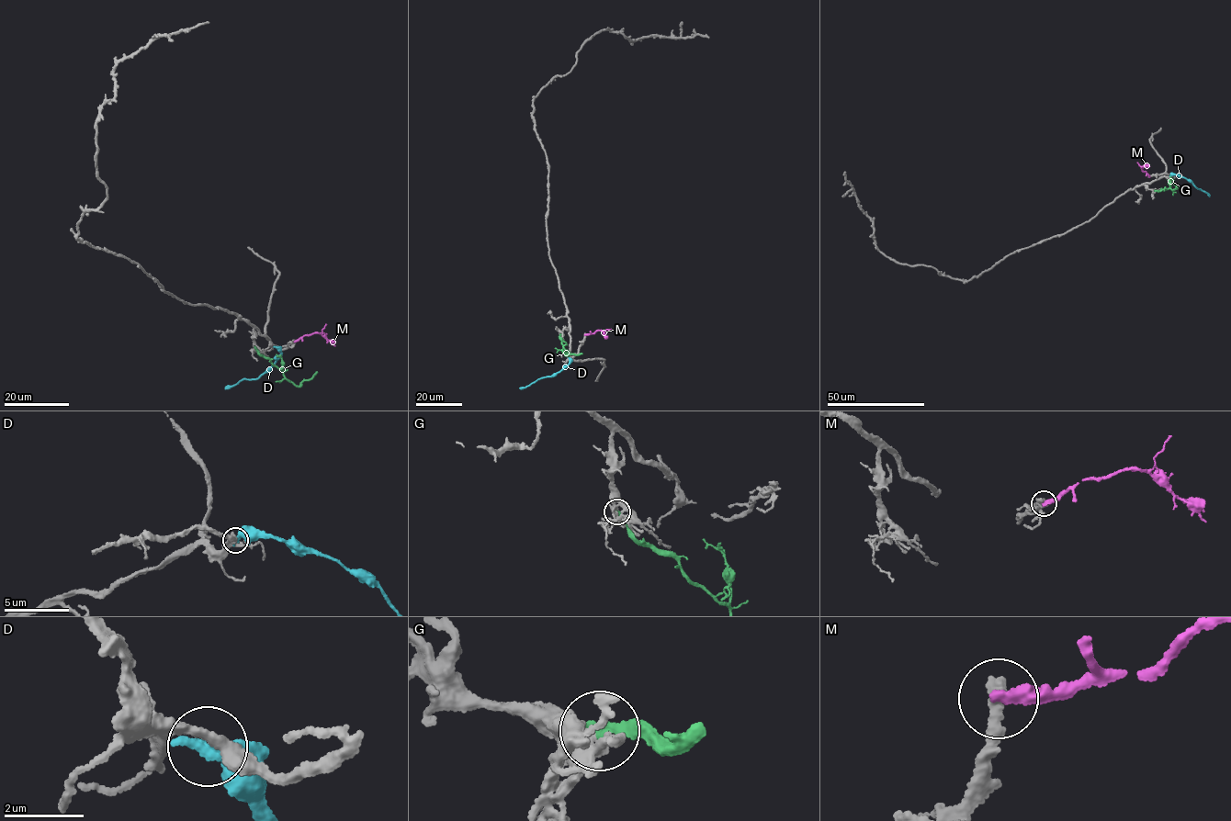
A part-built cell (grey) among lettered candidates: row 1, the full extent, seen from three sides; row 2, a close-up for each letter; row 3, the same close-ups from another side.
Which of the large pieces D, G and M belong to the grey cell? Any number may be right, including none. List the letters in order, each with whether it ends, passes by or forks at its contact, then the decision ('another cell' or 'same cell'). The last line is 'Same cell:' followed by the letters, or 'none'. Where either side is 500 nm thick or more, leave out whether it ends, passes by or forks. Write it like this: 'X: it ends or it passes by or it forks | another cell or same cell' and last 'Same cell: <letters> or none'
D: it ends | another cell
G: it ends | another cell
M: it ends | another cell
Same cell: none

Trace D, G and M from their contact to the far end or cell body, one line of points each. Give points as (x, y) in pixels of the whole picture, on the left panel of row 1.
D: (276, 346), (281, 353), (265, 372), (257, 378), (240, 380), (225, 389)
G: (254, 348), (295, 385), (312, 378), (317, 371)
M: (295, 341), (315, 332), (335, 345)

